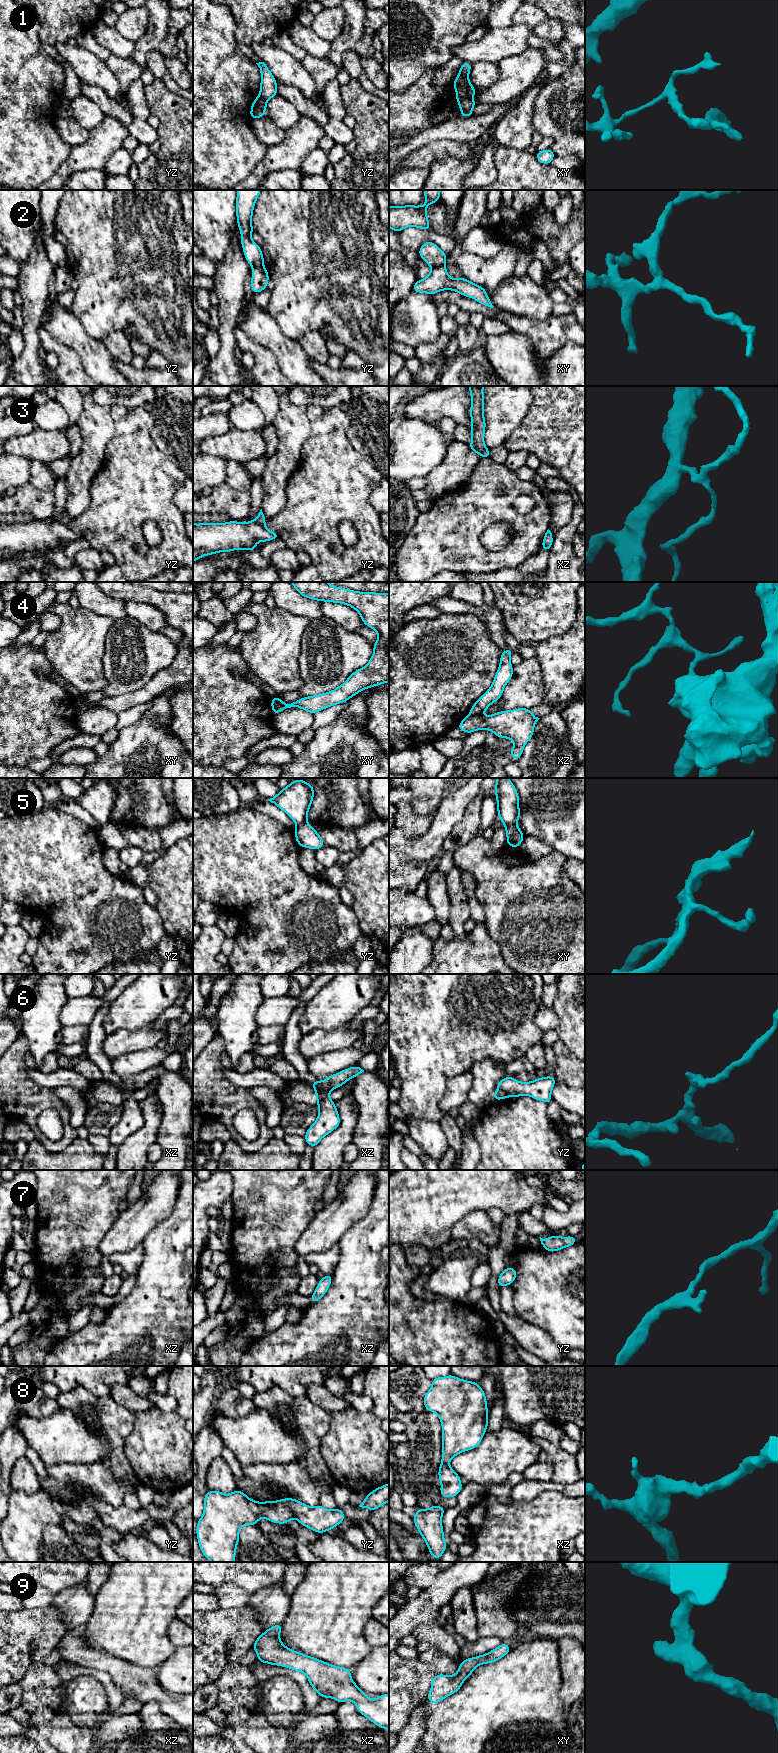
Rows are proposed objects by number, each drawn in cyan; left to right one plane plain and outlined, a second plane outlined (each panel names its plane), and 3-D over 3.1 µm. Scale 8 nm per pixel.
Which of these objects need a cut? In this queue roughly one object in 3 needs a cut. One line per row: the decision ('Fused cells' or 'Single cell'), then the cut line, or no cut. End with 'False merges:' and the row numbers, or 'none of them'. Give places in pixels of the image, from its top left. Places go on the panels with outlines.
1: Fused cells. Split along xy (471, 96), (465, 96), (458, 102)
2: Fused cells. Split along xy (444, 265), (432, 268)
3: Fused cells. Split along yz (253, 520), (263, 525)
4: Fused cells. Split along xz (470, 714), (480, 715)
5: Fused cells. Split along xy (515, 823), (507, 823), (505, 825)
6: Fused cells. Split along yz (497, 1088), (507, 1096)
7: Single cell. No split
8: Single cell. No split
9: Single cell. No split
False merges: 1, 2, 3, 4, 5, 6

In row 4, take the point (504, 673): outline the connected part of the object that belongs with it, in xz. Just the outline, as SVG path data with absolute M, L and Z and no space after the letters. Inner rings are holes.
M508 647L502 652L500 665L491 687L473 704L470 715L481 715L492 703L501 698L504 687L513 677L513 666L510 663L510 657L513 653Z

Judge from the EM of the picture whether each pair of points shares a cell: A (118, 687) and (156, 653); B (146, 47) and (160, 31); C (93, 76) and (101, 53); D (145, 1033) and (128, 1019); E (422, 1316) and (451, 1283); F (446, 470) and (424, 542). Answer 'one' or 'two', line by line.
A: one
B: one
C: two
D: two
E: two
F: two

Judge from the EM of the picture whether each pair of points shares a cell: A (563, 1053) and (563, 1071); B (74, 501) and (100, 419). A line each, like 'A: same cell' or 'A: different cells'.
A: same cell
B: same cell

